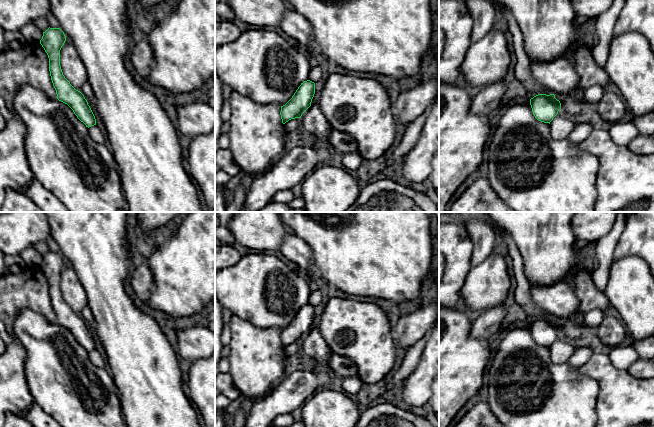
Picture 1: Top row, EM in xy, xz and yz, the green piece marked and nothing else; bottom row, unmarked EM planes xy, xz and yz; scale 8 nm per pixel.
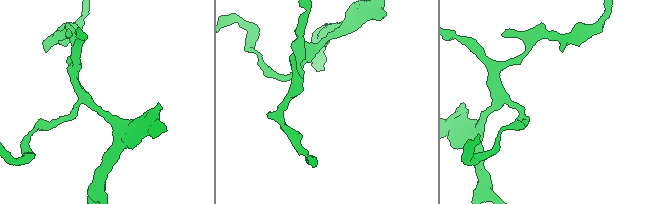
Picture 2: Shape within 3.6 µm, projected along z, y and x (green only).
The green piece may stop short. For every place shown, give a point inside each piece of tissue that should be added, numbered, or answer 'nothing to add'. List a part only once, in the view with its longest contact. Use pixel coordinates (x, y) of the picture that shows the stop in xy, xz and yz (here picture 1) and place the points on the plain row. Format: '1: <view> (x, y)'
nothing to add

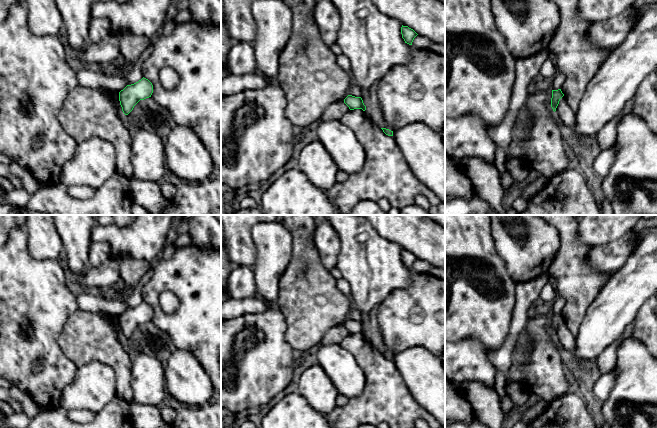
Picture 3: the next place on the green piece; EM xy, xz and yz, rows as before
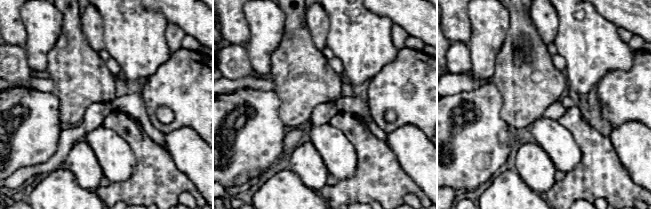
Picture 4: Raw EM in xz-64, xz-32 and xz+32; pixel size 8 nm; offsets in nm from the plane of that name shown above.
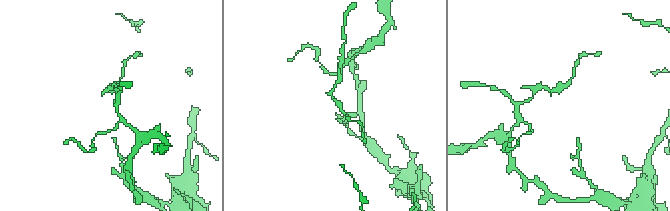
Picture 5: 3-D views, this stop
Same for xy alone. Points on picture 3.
nothing to add

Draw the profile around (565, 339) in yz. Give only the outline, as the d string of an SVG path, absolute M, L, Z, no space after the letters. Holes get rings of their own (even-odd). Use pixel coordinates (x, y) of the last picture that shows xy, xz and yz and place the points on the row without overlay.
M563 320L556 332L556 341L566 356L569 363L573 363L575 351L575 337L568 329L566 321Z

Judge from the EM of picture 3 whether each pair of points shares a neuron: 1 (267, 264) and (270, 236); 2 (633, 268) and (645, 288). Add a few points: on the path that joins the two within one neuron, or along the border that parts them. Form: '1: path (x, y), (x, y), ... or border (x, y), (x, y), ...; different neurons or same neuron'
1: path (270, 257), (270, 243); same neuron
2: path (638, 273), (640, 283); same neuron

